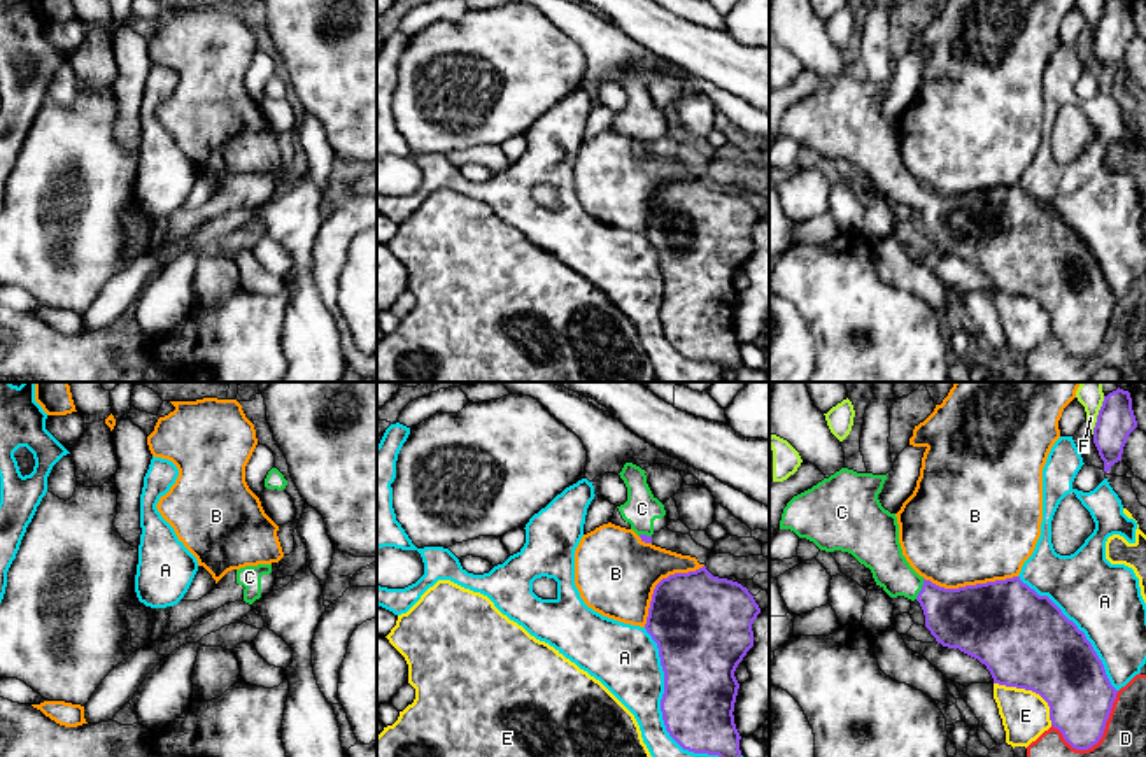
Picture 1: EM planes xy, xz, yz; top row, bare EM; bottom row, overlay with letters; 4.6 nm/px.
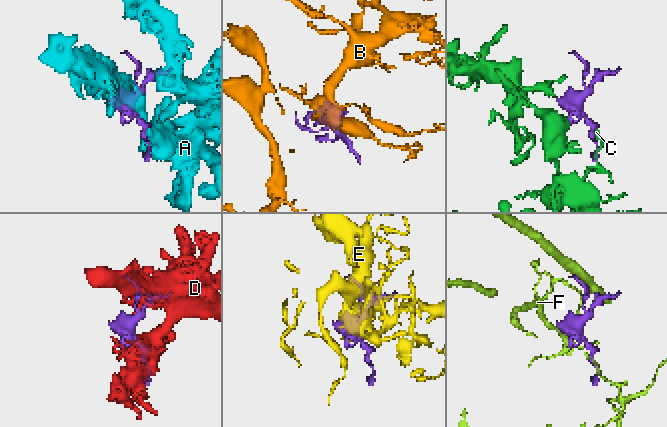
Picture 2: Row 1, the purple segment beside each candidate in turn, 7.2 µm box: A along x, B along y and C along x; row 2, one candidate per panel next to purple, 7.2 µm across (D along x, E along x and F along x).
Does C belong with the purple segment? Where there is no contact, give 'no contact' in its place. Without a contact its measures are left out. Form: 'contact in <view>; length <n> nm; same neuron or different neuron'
contact in yz; length 100 nm; same neuron

